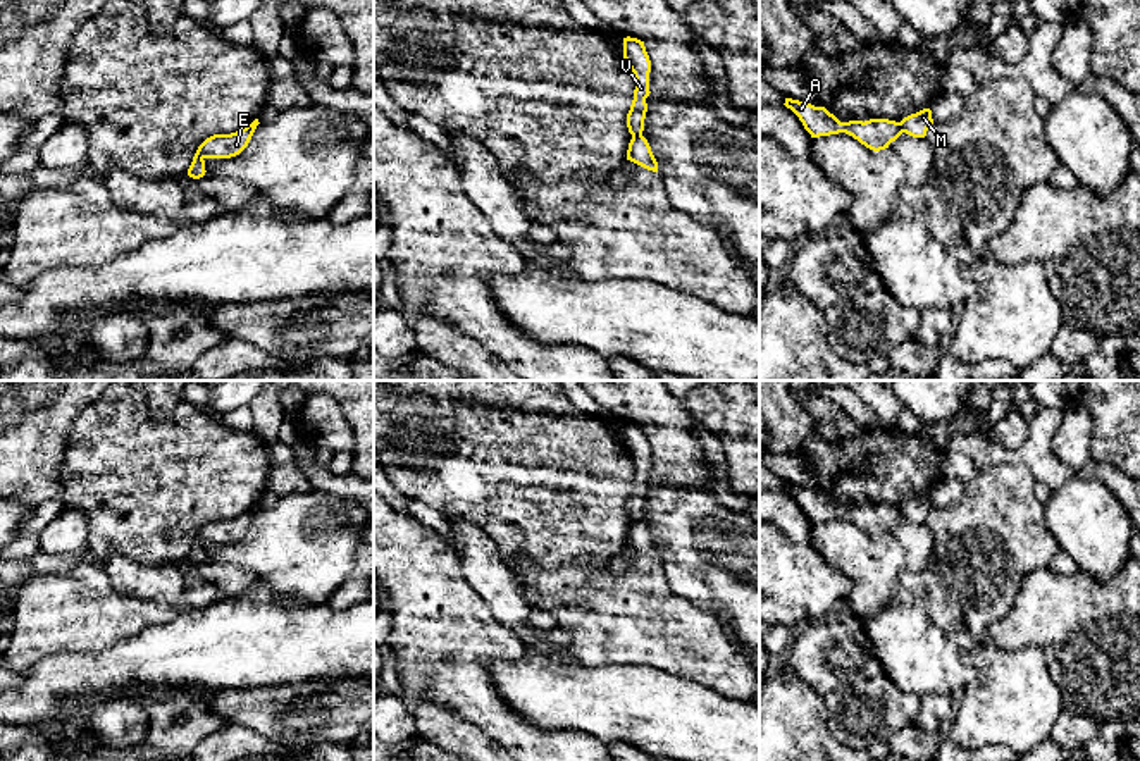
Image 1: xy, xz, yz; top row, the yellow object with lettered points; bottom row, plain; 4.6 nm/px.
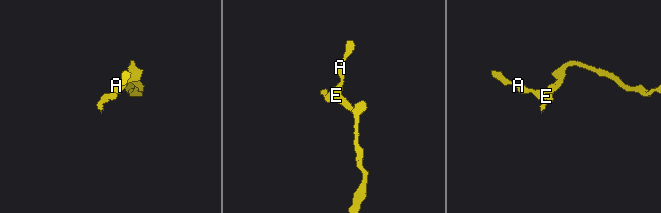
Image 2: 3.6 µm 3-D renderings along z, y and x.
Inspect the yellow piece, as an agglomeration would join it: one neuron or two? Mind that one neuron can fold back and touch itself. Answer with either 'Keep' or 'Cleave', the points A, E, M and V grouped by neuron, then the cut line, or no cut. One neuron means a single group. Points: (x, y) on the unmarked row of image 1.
Cleave. Groups: A E V / M. Split along xz (641, 519), (632, 524)

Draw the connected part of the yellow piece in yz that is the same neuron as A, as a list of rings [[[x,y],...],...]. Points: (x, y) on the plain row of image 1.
[[[785,484],[784,491],[799,503],[811,523],[846,518],[866,534],[880,537],[902,520],[899,508],[889,504],[840,508],[825,492],[815,492],[792,484]]]

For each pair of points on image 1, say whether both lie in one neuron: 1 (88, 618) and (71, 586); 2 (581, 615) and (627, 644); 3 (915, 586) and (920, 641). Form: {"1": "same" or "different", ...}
{"1": "same", "2": "same", "3": "different"}

